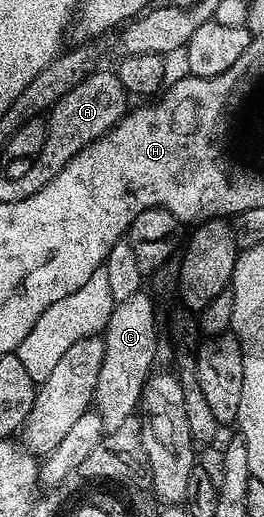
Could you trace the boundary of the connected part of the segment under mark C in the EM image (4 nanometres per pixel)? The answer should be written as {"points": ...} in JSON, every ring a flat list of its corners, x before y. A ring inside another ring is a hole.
{"points":[[142,291,116,302,110,308,109,322,103,330,103,367,99,367,99,383,95,383,93,405,109,431,123,427,123,423,127,423,127,419,138,412,145,380,155,369,159,332,158,308,154,298,150,294,148,297,147,293]]}

